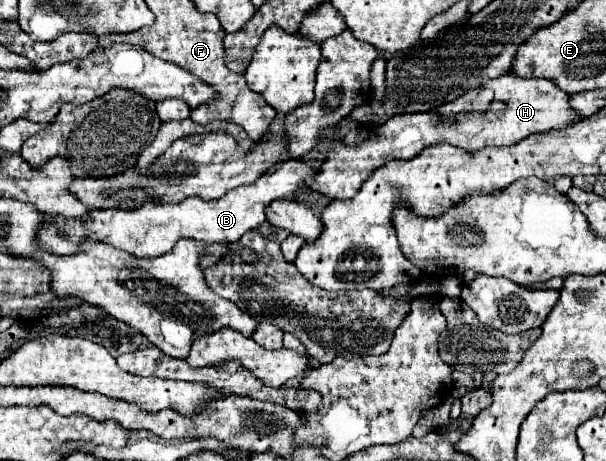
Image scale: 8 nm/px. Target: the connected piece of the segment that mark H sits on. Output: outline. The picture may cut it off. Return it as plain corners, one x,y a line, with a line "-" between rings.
509,72
465,92
453,102
441,104
431,112
397,114
381,124
361,146
347,148
335,140
319,174
307,180
307,186
329,198
353,198
373,170
395,158
415,158
425,146
445,142
463,148
465,152
477,152
487,146
511,146
529,134
561,130
575,122
581,122
581,116
575,114
569,106
569,96
555,82
549,82
547,78
521,78

